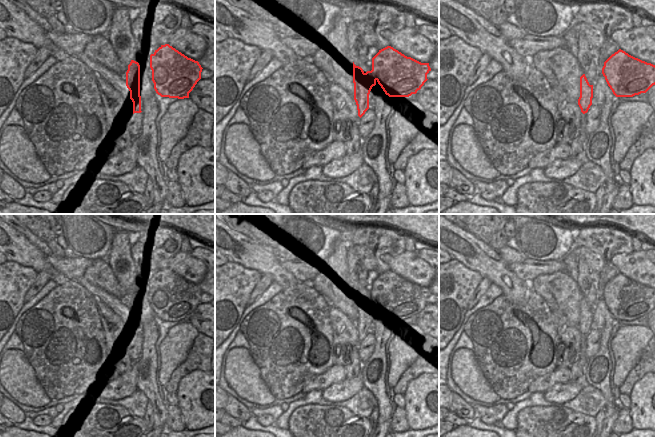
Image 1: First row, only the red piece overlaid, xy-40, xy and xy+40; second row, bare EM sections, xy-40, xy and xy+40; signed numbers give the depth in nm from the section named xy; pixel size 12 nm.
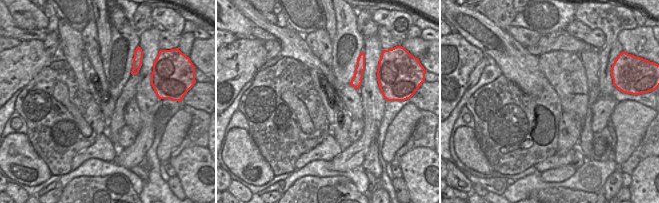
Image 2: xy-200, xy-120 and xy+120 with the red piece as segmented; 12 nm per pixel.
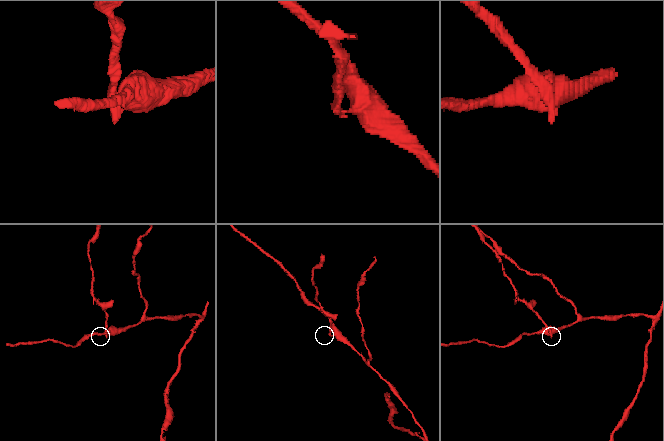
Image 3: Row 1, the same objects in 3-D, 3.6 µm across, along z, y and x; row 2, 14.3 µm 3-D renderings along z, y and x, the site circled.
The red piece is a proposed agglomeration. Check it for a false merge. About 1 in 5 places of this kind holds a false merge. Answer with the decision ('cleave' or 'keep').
cleave

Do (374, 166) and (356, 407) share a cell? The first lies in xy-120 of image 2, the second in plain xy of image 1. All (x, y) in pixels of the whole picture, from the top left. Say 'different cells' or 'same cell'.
different cells

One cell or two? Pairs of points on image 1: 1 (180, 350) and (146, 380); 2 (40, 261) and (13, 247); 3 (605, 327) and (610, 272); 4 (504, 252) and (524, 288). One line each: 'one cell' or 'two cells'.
1: two cells
2: one cell
3: one cell
4: two cells

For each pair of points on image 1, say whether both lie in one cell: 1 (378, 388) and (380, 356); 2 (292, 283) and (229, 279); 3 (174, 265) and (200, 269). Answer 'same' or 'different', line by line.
1: same
2: different
3: same

